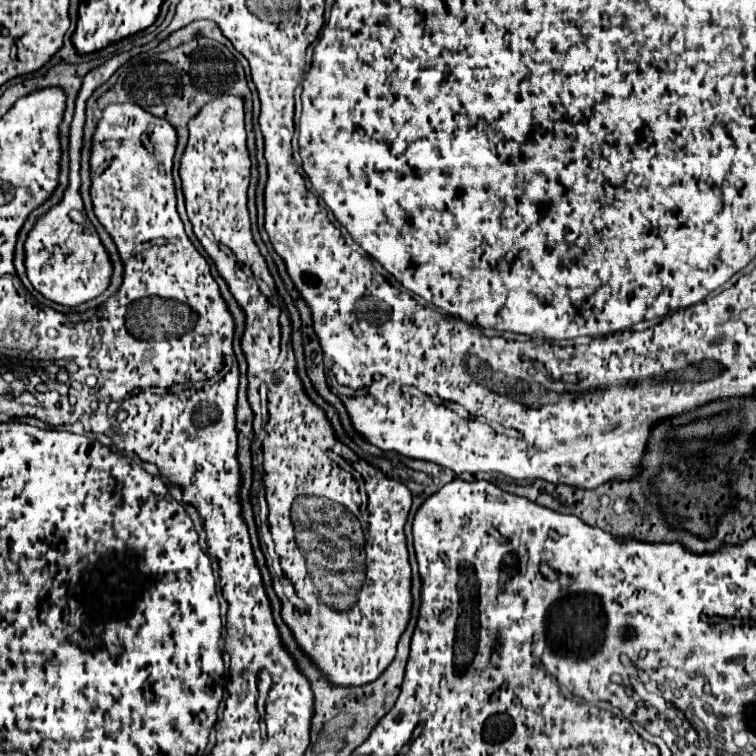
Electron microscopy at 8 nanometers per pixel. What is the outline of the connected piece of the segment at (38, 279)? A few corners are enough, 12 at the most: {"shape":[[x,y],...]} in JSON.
{"shape":[[82,125],[68,133],[70,181],[24,243],[30,283],[76,307],[108,287],[112,263],[82,225]]}

